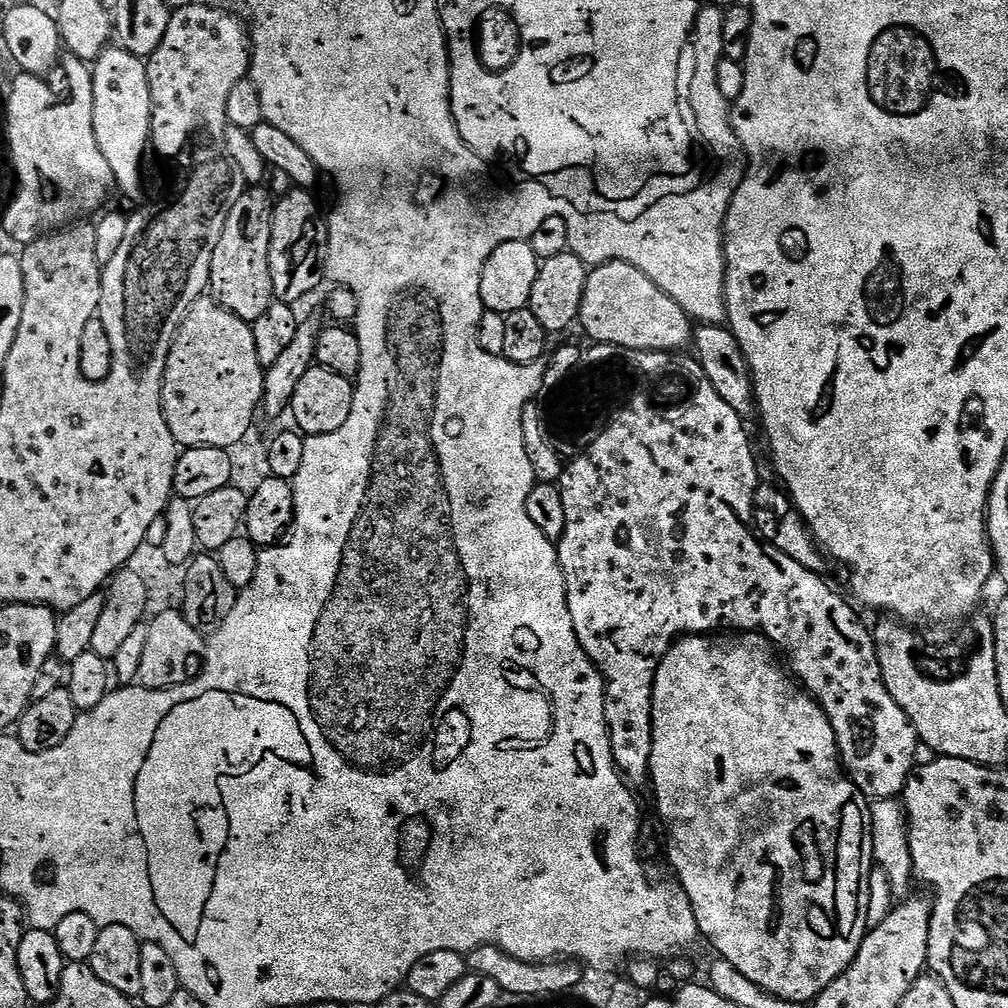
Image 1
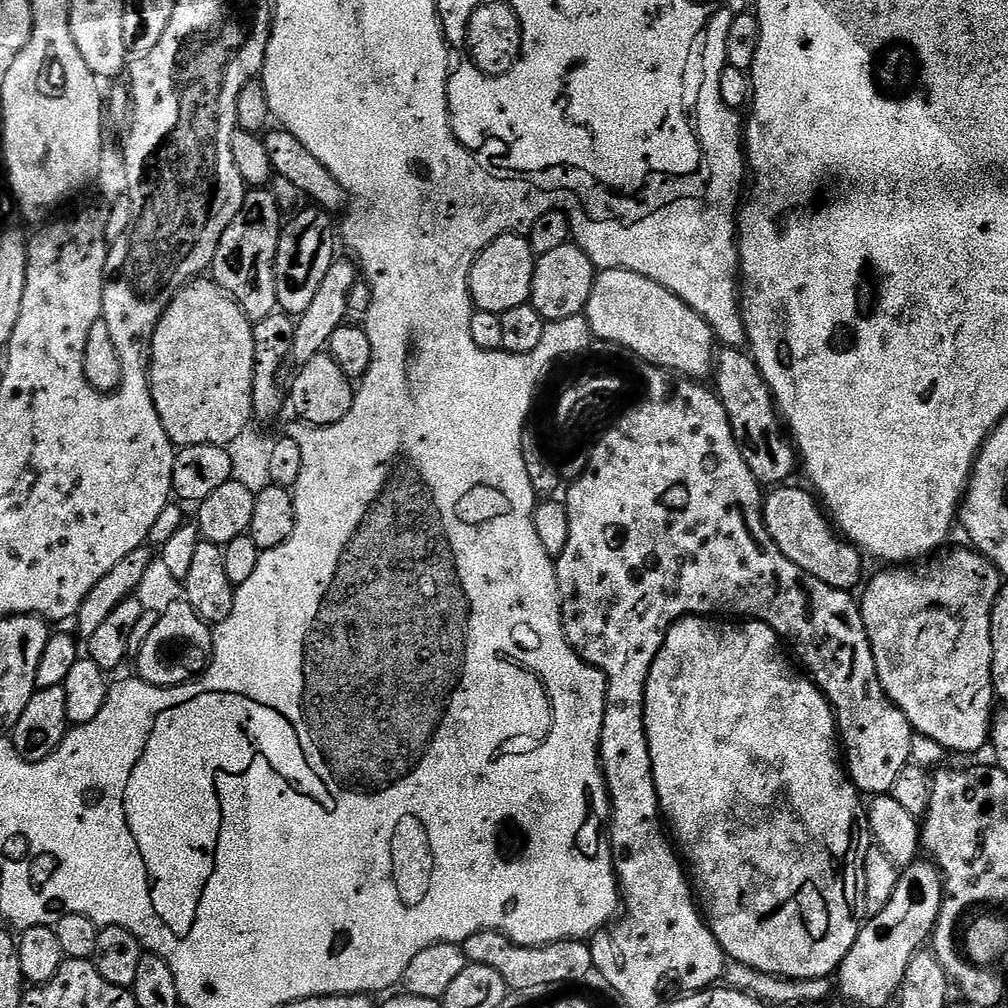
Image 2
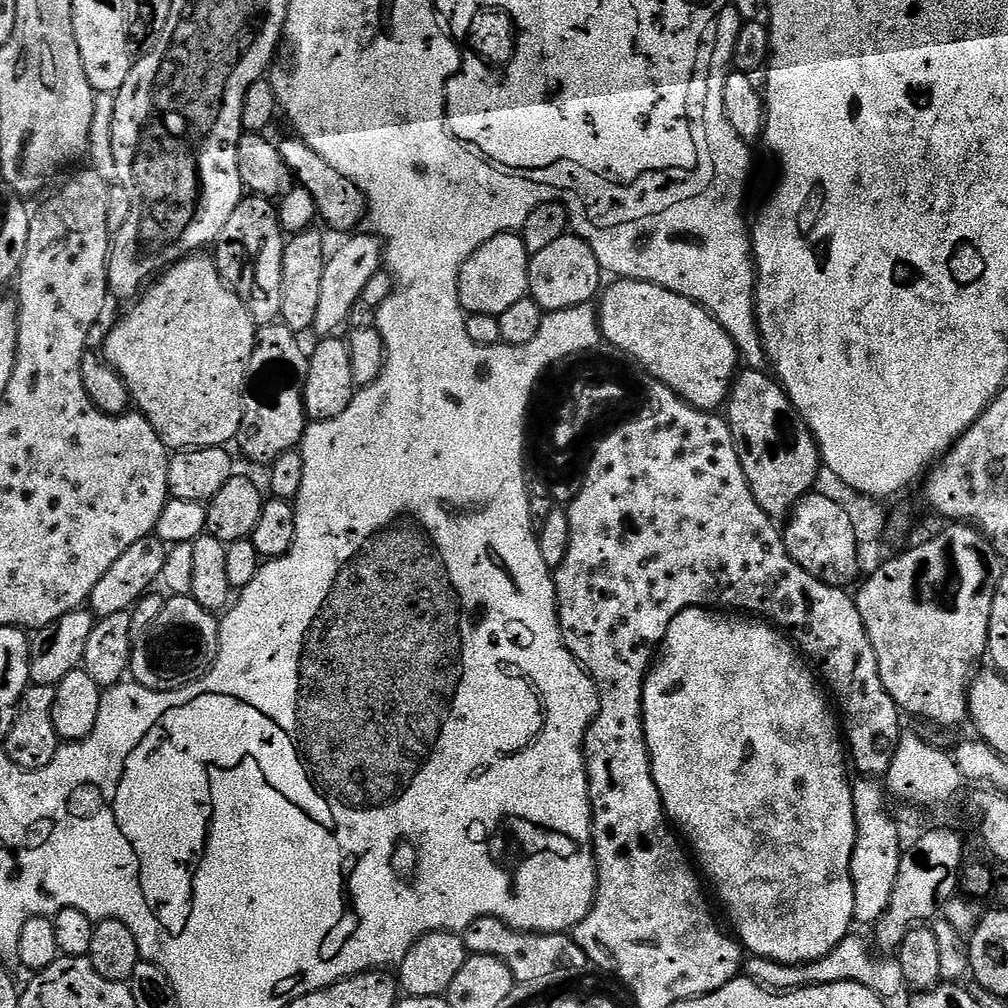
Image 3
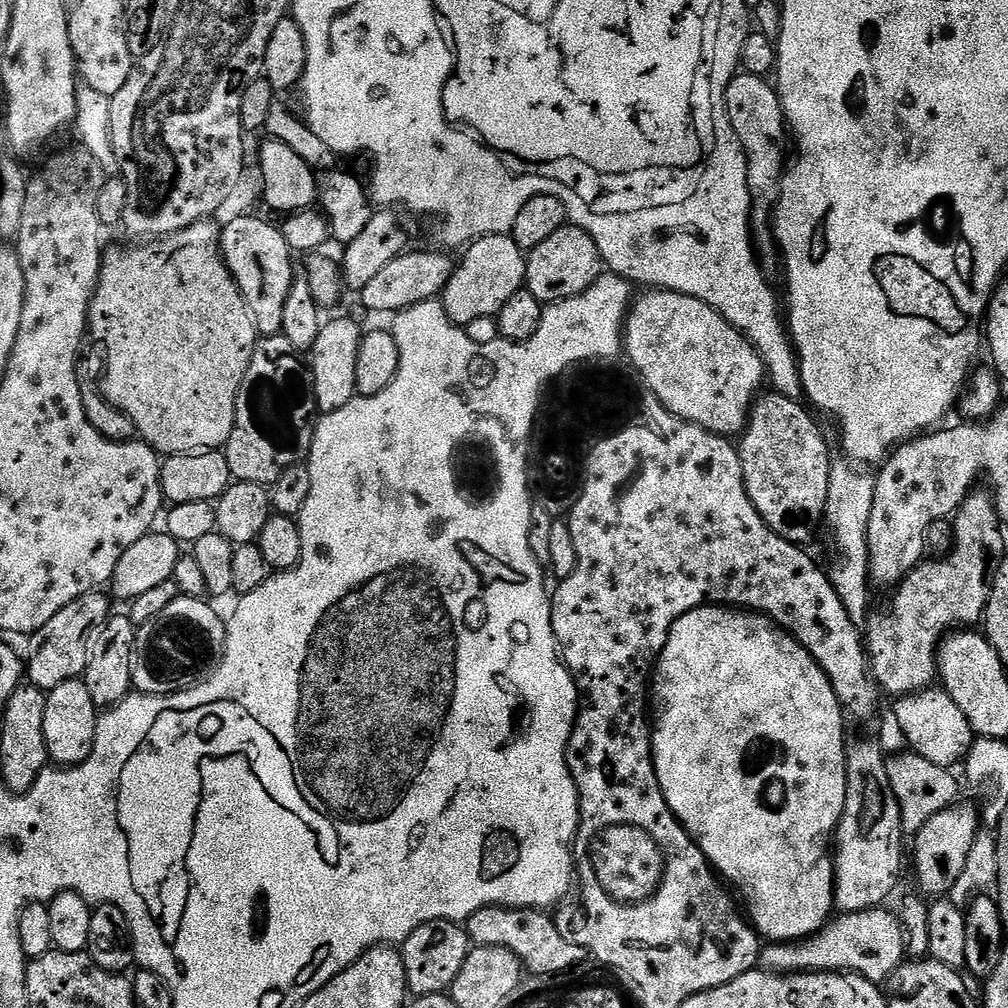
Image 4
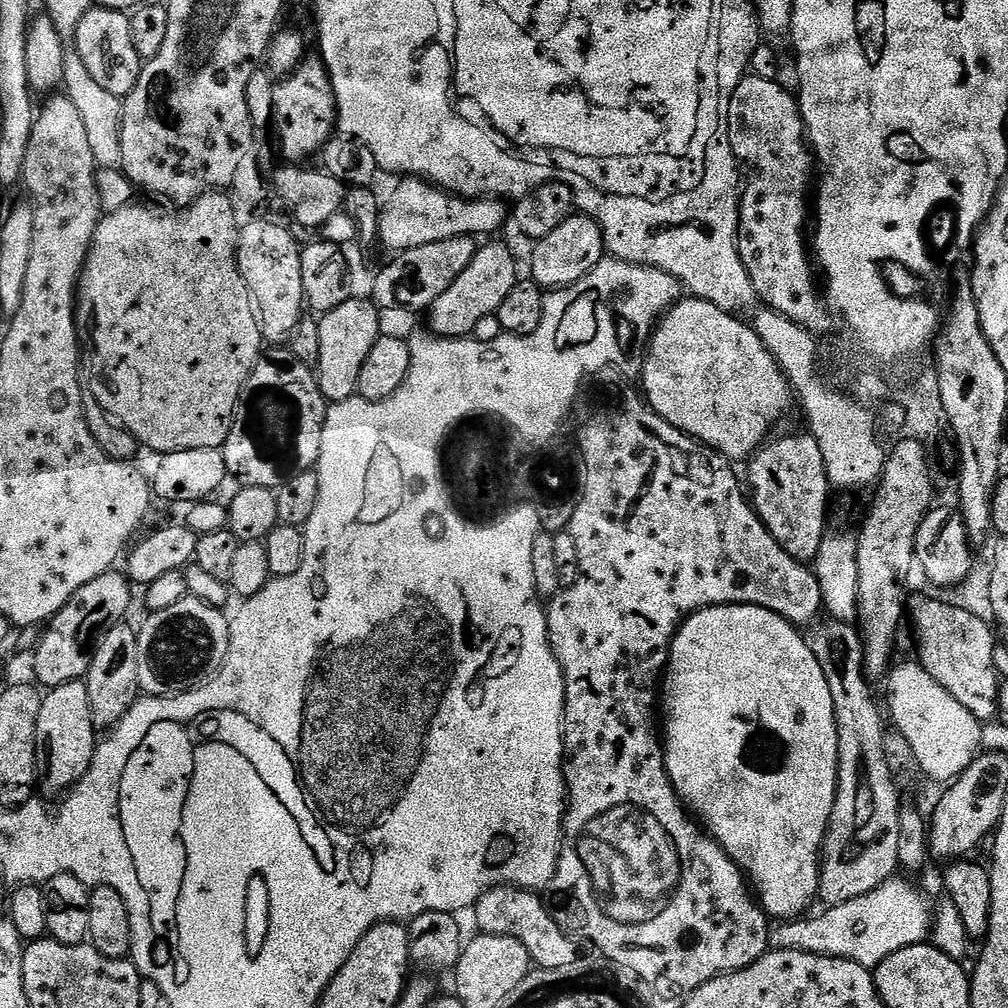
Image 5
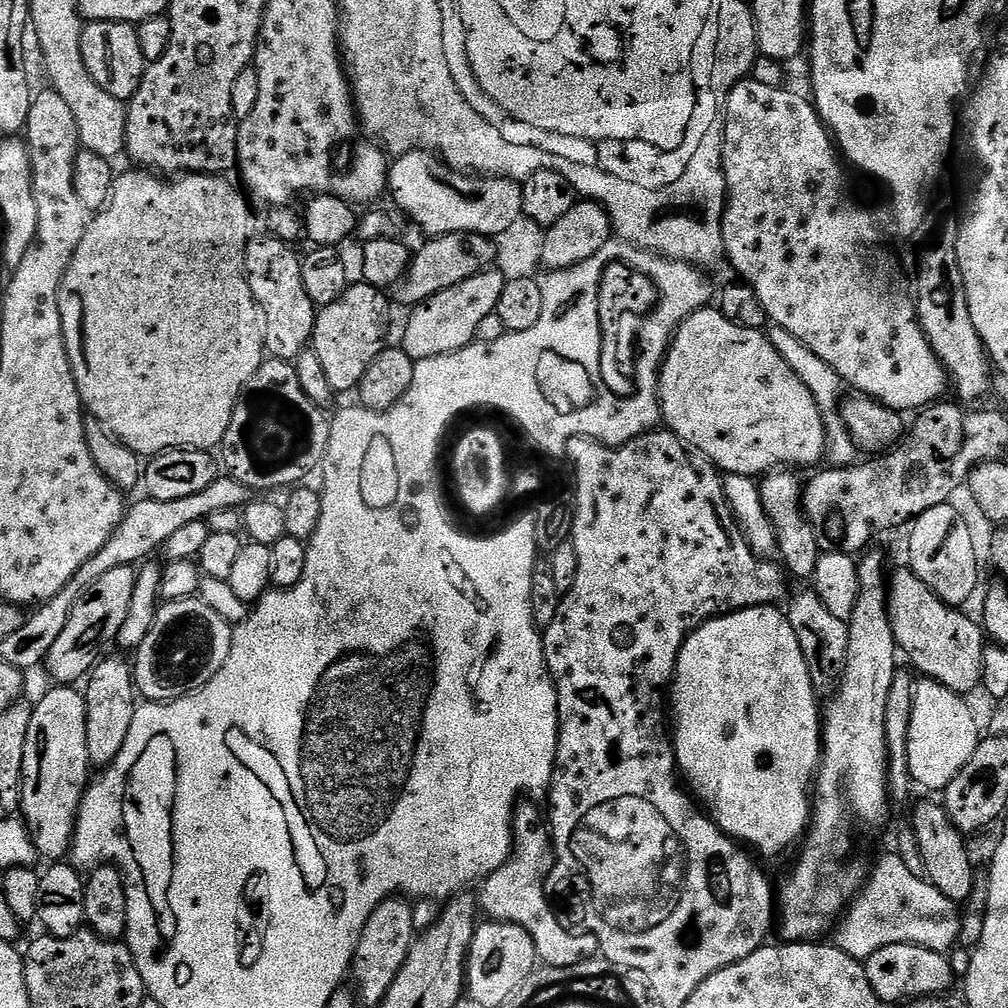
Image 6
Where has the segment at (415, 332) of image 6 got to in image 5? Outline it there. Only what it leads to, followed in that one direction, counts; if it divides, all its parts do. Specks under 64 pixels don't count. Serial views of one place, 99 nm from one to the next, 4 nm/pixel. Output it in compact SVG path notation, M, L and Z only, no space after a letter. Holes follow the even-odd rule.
M488 244L477 247L476 256L466 266L466 270L453 280L453 284L426 312L431 335L446 340L458 340L472 336L474 326L482 318L496 315L498 306L502 306L506 294L514 290L518 279L516 262L512 252L504 244Z

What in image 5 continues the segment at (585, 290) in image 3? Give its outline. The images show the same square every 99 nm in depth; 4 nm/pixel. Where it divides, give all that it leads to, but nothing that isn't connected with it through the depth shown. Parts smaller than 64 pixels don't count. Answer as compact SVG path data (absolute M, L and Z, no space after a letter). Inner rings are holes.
M573 214L557 226L546 238L535 241L532 252L532 272L530 278L538 287L545 290L568 288L571 284L577 284L594 266L598 266L605 259L606 249L604 235L590 217L583 214Z

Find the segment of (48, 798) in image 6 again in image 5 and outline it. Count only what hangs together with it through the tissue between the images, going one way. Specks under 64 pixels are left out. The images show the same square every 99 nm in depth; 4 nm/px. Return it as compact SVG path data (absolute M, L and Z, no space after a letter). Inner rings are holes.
M83 679L71 680L45 691L43 698L36 727L38 788L41 793L44 791L48 796L59 797L65 790L73 788L86 770L90 770L90 762L96 753L98 730L90 718L90 694L86 694Z

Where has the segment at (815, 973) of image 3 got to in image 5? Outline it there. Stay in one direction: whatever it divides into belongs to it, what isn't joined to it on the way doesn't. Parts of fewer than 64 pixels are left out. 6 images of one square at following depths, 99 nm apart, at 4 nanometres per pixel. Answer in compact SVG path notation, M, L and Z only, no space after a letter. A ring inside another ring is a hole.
M900 878L887 880L882 886L870 890L870 894L862 894L862 898L834 904L823 910L825 912L817 916L809 915L769 927L769 949L833 956L874 970L883 960L890 958L890 954L906 946L925 943L932 930L933 905L930 900L914 885L903 884Z

